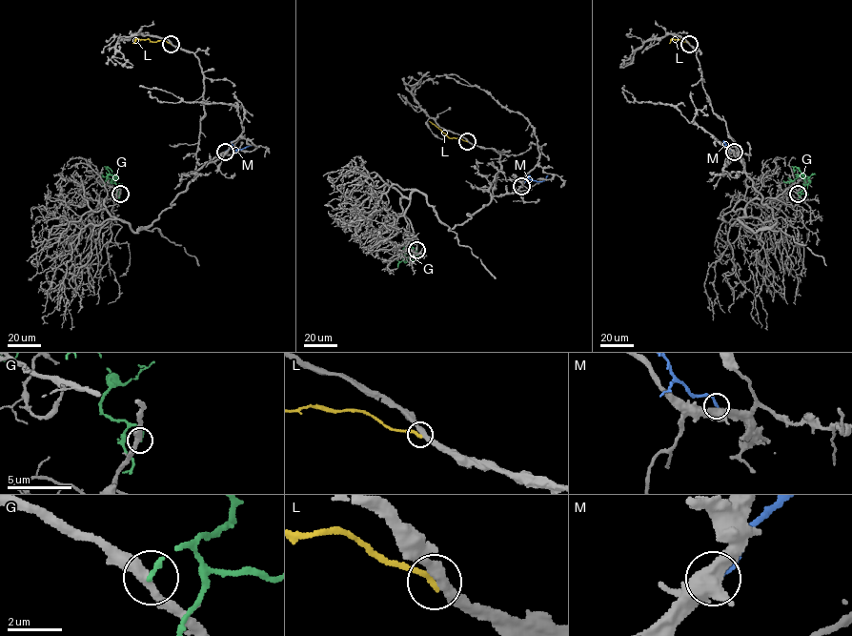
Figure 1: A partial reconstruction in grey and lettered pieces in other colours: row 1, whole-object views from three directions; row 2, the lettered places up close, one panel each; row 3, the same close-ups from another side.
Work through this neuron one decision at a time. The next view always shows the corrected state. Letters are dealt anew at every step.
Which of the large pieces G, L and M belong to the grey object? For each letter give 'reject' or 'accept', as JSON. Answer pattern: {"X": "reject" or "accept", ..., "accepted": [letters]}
{"G": "reject", "L": "reject", "M": "reject", "accepted": []}

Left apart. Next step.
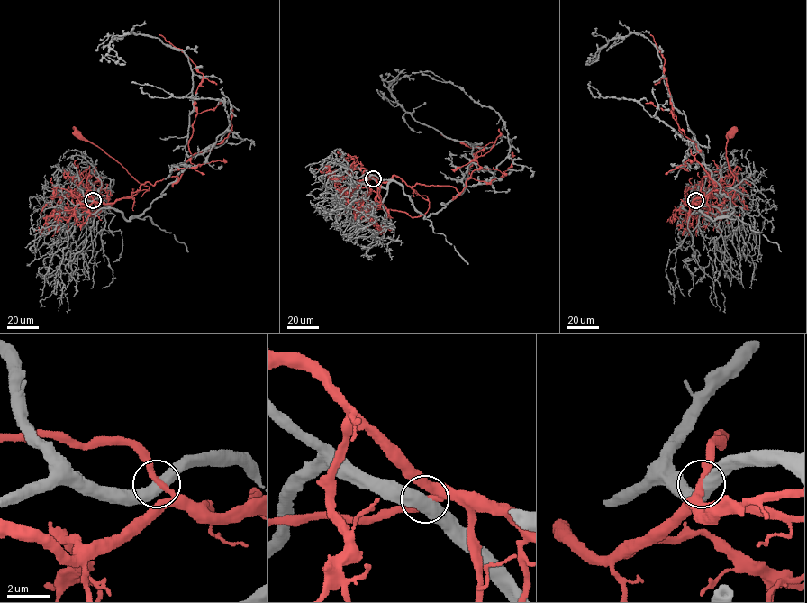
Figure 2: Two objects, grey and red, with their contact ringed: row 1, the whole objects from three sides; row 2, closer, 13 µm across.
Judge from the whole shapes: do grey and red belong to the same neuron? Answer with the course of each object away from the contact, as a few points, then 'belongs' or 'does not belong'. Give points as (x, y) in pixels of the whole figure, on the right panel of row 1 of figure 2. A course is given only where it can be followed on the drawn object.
grey runs (695, 200), (712, 220), (734, 211), (674, 107), (655, 46), (630, 32), (585, 63); red runs (695, 200), (699, 203), (693, 201), (730, 186), (733, 181), (726, 157), (726, 146), (731, 134); does not belong

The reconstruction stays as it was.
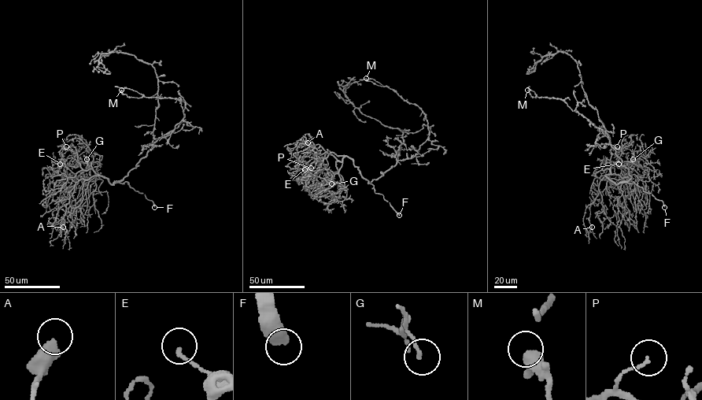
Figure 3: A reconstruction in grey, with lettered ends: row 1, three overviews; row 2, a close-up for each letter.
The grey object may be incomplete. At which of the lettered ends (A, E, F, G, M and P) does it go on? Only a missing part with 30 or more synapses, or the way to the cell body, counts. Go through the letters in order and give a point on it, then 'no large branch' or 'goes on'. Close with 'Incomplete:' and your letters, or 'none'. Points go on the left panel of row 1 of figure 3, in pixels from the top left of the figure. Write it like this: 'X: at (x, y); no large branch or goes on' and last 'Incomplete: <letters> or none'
A: at (63, 227); no large branch
E: at (60, 164); no large branch
F: at (154, 207); goes on
G: at (86, 159); no large branch
M: at (121, 90); no large branch
P: at (66, 146); no large branch
Incomplete: F

